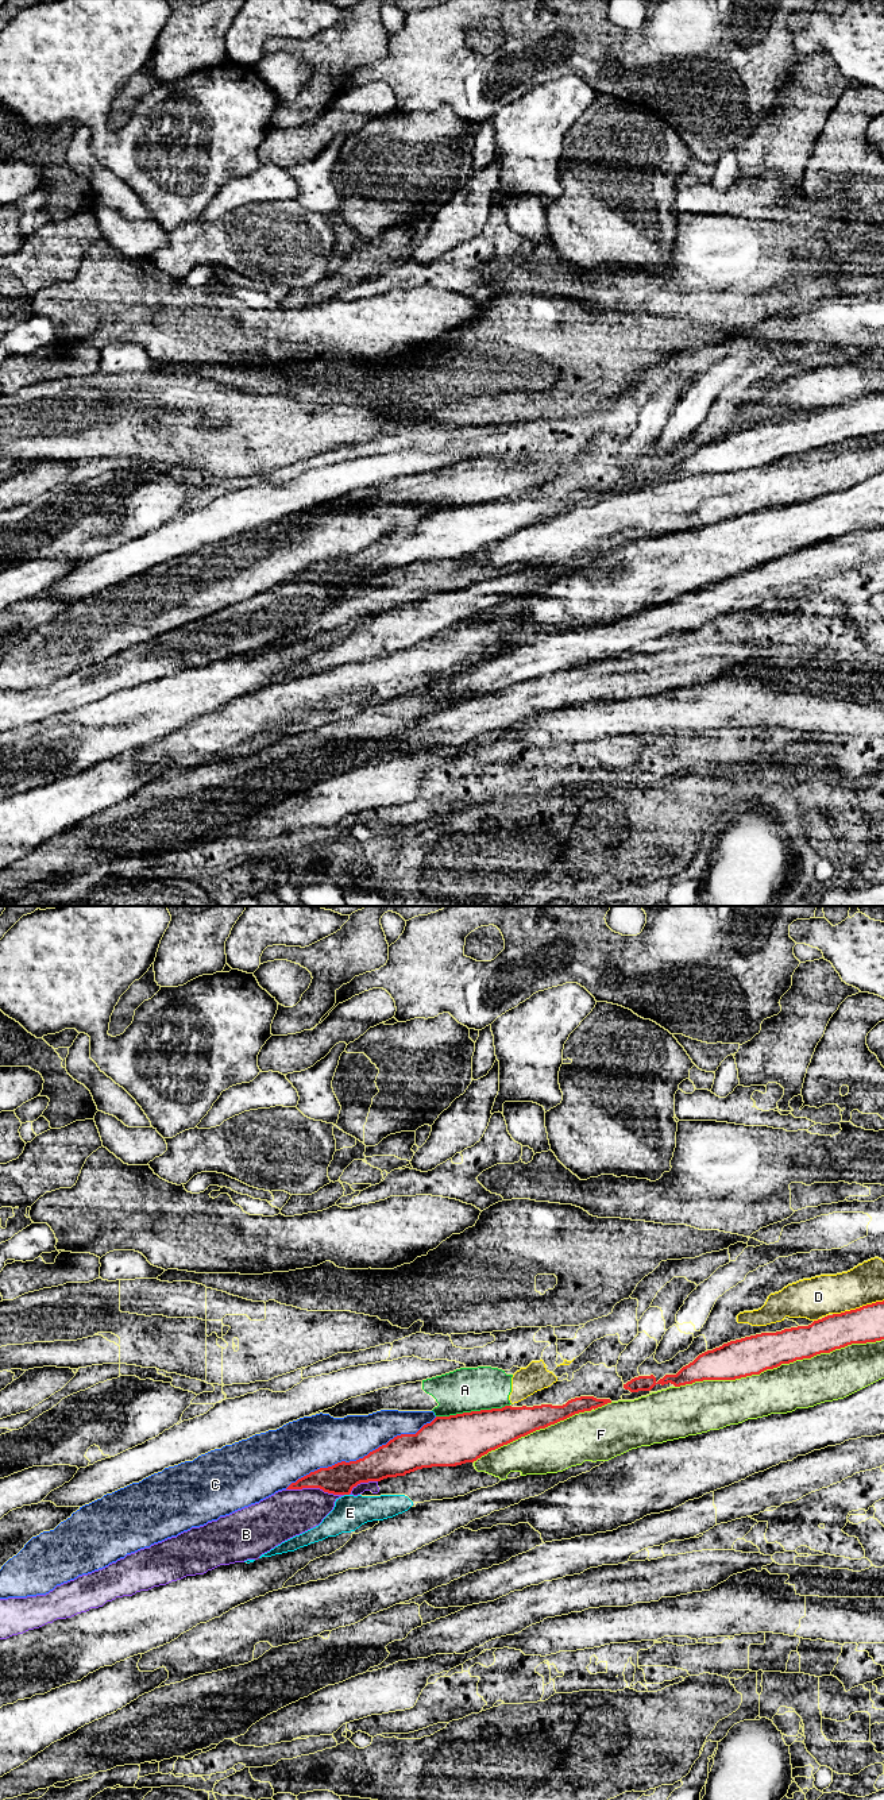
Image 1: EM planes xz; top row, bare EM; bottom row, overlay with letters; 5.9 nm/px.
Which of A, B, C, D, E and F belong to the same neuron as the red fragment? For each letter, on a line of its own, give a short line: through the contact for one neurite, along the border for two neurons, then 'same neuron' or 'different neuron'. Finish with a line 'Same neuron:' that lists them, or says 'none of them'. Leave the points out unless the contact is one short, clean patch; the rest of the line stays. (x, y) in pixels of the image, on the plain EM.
A: different neuron
B: different neuron
C: different neuron
D: different neuron
E: different neuron
F: different neuron
Same neuron: none of them

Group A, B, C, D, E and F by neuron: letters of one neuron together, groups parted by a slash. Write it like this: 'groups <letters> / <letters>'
groups A D / B / C / E / F

